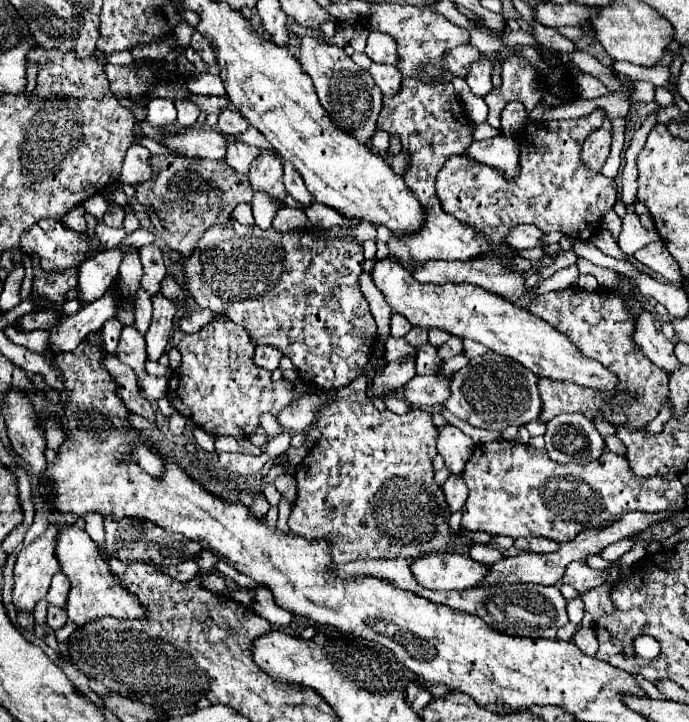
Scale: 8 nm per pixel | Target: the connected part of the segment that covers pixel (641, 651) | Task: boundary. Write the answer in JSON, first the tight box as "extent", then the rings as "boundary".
{"extent":[635,636,659,660],"boundary":[[[641,636],[641,638],[637,638],[637,642],[635,642],[635,652],[637,652],[641,658],[645,658],[645,660],[655,658],[657,652],[659,652],[659,642],[655,642],[655,638]]]}

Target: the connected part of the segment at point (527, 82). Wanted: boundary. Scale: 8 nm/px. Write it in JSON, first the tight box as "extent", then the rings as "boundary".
{"extent":[485,54,543,130],"boundary":[[[511,54],[503,62],[503,86],[497,90],[491,90],[489,96],[485,96],[485,102],[489,106],[487,124],[499,130],[501,126],[499,116],[507,102],[519,100],[525,104],[527,112],[530,113],[541,102],[541,96],[543,96],[543,90],[537,82],[535,70],[529,68],[529,62],[525,58]]]}

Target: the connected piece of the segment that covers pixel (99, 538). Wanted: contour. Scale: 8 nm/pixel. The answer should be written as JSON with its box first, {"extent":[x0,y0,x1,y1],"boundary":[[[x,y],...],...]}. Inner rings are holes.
{"extent":[85,514,105,546],"boundary":[[[87,514],[85,522],[87,522],[87,534],[91,536],[91,540],[97,546],[101,546],[105,542],[105,536],[103,536],[103,516],[101,514]]]}

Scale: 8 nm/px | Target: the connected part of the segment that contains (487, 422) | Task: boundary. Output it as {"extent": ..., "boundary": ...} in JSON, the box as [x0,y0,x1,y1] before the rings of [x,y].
{"extent":[443,352,541,432],"boundary":[[[487,352],[469,360],[469,364],[453,376],[451,396],[443,406],[475,428],[501,432],[509,426],[525,426],[527,422],[537,420],[537,414],[541,414],[537,376],[511,358],[501,358],[499,354]]]}

